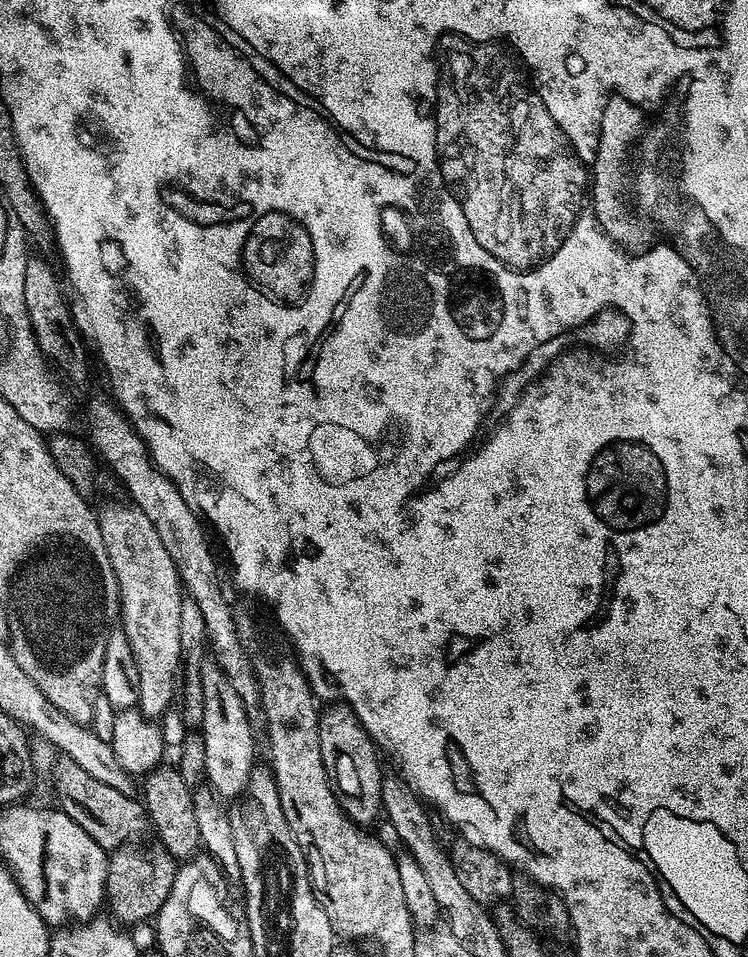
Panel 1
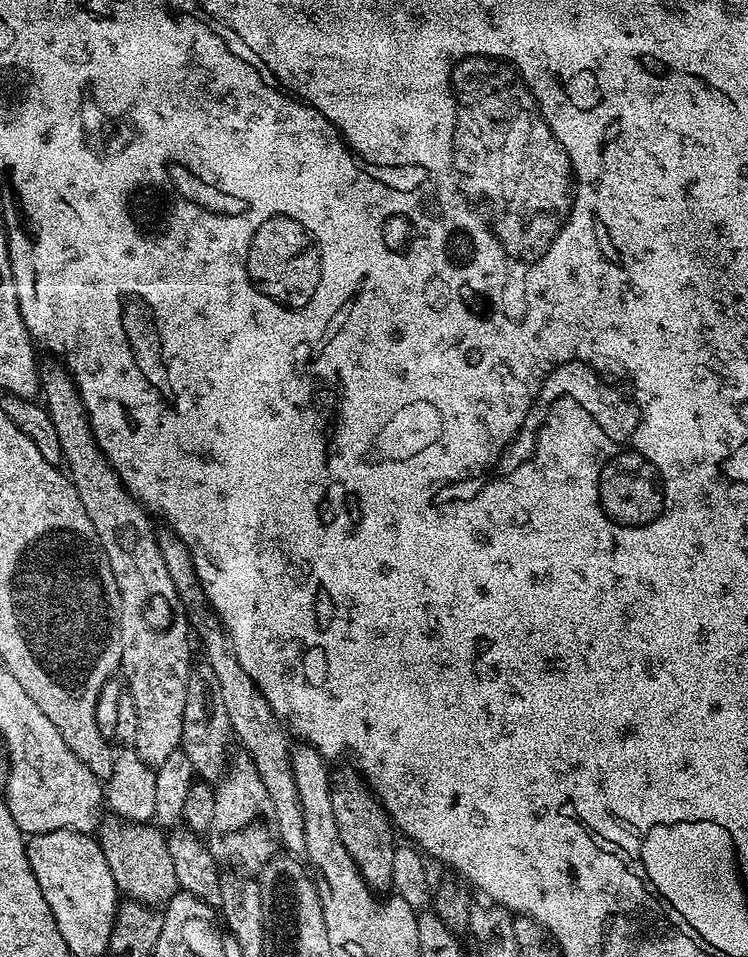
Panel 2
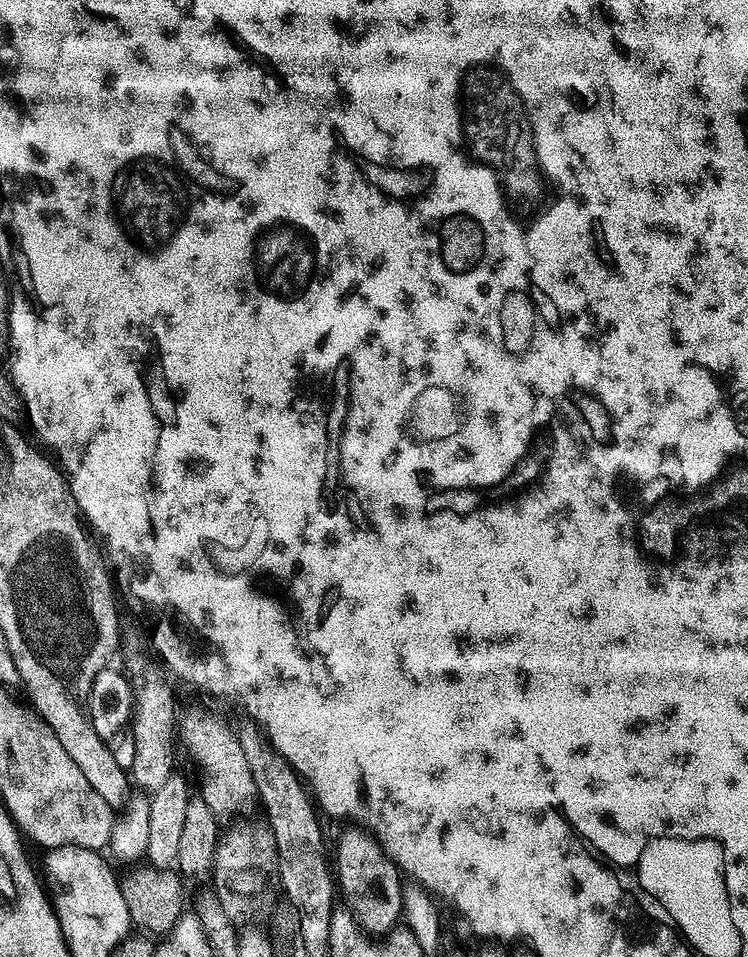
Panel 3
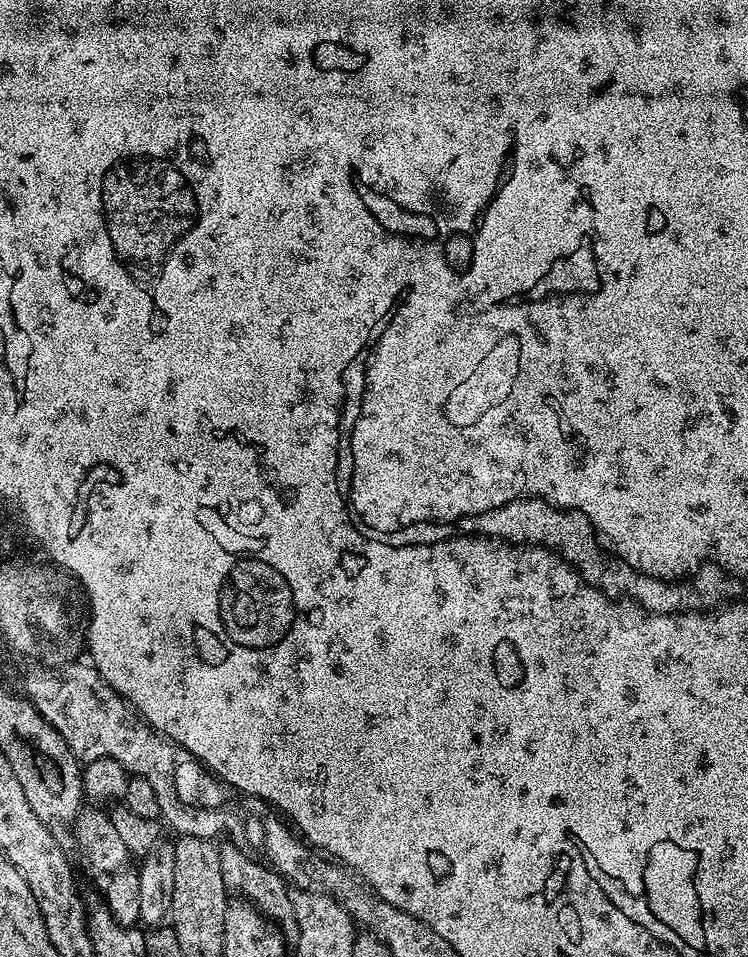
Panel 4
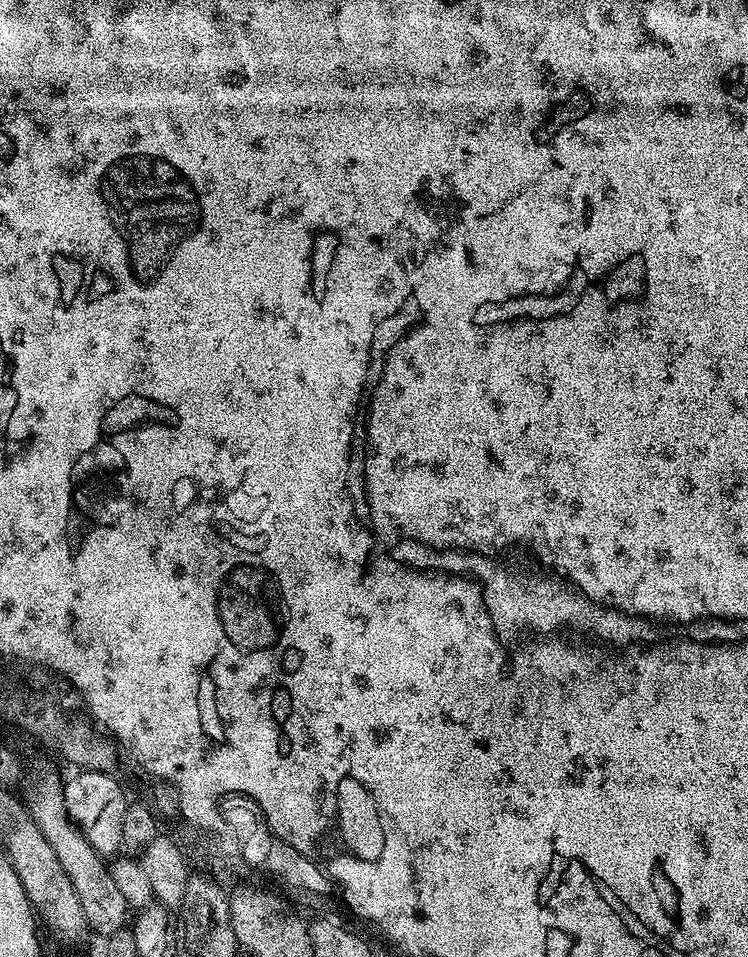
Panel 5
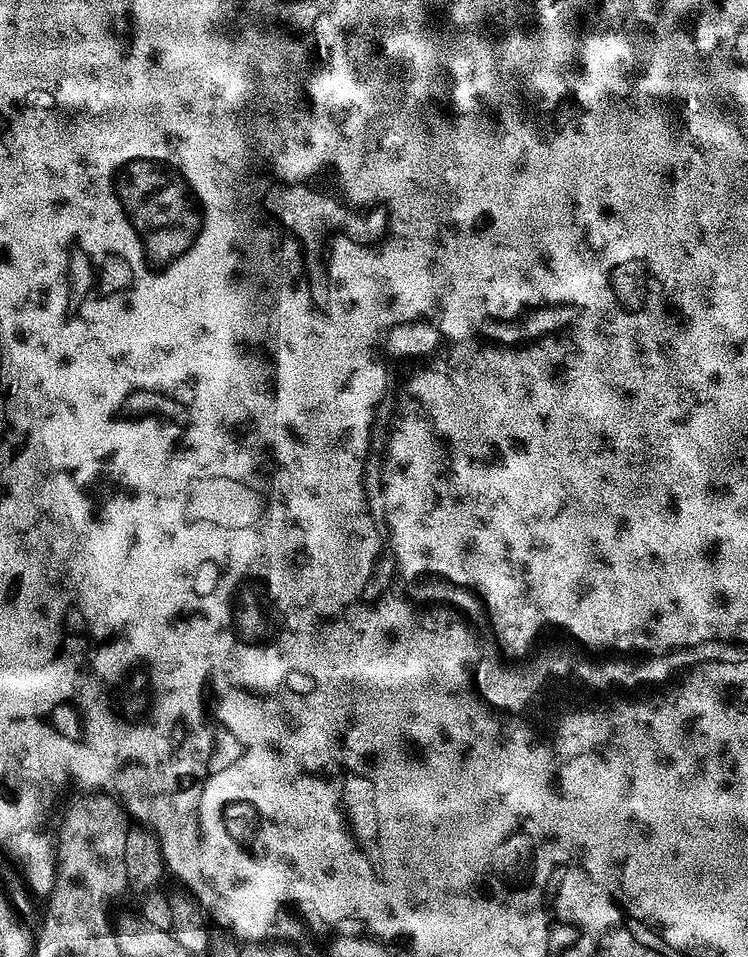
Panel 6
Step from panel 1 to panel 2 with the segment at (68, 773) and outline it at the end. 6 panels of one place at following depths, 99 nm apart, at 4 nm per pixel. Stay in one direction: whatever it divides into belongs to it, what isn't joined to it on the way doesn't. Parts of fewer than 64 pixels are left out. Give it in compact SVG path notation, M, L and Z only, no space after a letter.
M115 814L105 815L99 821L100 849L106 854L119 893L149 906L167 903L175 896L179 884L165 837L165 833L152 822L121 820Z

